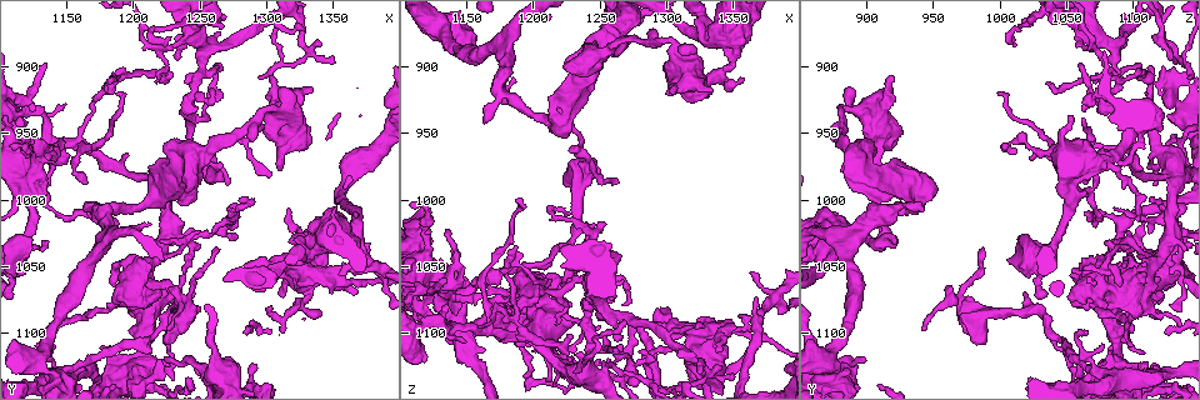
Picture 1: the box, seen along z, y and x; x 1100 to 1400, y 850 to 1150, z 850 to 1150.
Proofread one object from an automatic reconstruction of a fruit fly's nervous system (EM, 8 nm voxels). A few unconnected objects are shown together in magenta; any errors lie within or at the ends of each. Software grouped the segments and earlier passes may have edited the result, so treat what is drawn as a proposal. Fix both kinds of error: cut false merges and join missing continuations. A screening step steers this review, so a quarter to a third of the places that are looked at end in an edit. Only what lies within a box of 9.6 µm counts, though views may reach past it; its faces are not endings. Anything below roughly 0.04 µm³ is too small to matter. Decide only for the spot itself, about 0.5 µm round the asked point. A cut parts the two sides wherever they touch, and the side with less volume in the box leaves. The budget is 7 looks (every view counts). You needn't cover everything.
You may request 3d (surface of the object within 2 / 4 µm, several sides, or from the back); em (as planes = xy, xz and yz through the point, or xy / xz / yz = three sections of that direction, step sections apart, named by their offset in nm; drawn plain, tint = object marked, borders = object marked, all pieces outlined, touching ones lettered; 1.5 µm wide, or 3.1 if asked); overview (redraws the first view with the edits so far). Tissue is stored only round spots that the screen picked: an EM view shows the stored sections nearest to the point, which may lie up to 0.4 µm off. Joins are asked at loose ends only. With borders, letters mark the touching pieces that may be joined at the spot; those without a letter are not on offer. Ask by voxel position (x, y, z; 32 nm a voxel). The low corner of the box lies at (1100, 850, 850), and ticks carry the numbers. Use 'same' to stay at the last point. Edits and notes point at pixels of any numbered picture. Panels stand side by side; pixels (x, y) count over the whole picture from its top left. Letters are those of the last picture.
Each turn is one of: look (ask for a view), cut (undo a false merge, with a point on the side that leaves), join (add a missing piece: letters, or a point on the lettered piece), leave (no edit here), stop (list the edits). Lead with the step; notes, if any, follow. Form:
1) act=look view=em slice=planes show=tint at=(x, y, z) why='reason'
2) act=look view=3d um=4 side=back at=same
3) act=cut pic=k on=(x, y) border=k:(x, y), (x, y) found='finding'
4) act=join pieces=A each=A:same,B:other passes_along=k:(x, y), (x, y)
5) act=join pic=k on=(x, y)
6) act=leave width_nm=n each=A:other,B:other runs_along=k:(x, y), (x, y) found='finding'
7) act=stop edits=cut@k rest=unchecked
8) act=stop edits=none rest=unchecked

act=look view=3d um=2 at=(1224, 1094, 1036) why='abrupt turn'

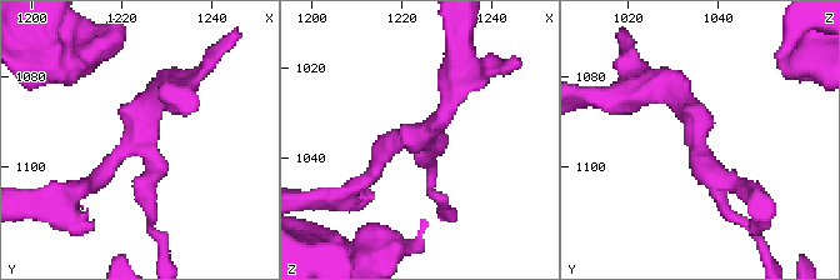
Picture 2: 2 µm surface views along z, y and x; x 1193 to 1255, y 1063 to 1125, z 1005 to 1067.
act=look view=em slice=xz step=4 show=borders at=(1224, 1095, 1035) arms=3 why='shape alone is not enough'

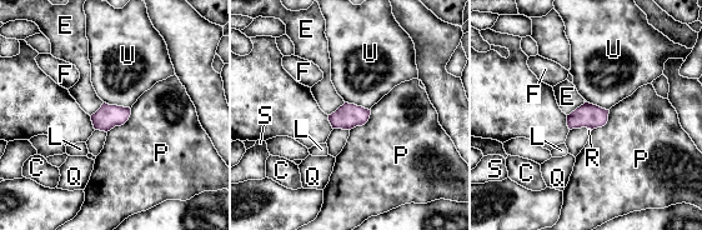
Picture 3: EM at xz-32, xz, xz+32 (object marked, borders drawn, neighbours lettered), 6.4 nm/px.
act=leave each=C:other,E:other,F:other,L:other,P:other,Q:other,R:other,S:other,U:other border=3:(591, 129), (572, 128), (570, 130) found='continuous, no second neuron'

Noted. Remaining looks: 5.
act=look view=3d um=2 at=(1160, 1132, 1126) why='thick turns thin'

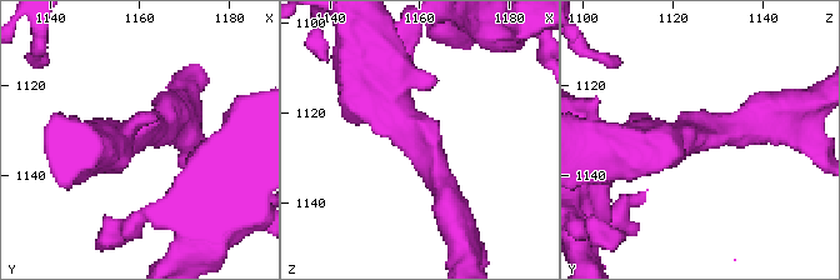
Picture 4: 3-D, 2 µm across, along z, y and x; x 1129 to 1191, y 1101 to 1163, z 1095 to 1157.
act=look view=em slice=planes show=plain at=(1161, 1131, 1128) arm_widths_nm=200,400

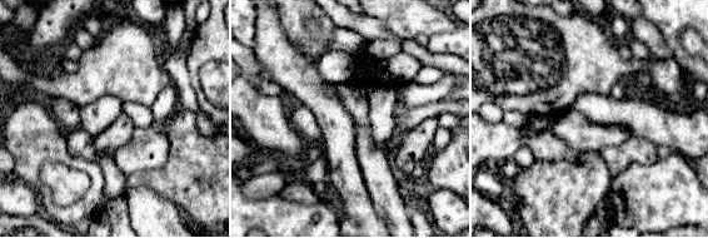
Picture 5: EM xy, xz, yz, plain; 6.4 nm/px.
act=look view=em slice=planes show=borders at=same why='what lies round it'

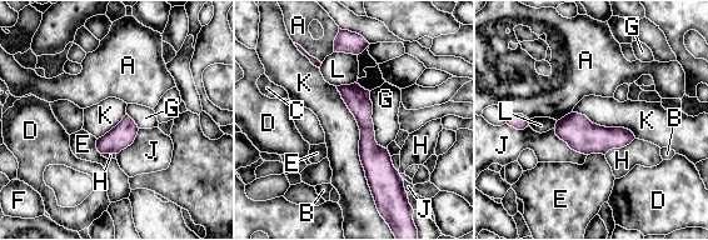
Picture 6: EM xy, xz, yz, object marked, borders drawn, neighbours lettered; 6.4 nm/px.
act=leave longest_contact=K:800nm each=A:other,B:other,C:other,D:other,E:other,F:other,G:other,H:other,J:other,K:other,L:other runs_along=6:(343, 88), (363, 110), (374, 190) found='continuous, no second neuron'

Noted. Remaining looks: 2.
act=look view=3d um=4 at=(1362, 1052, 1056)

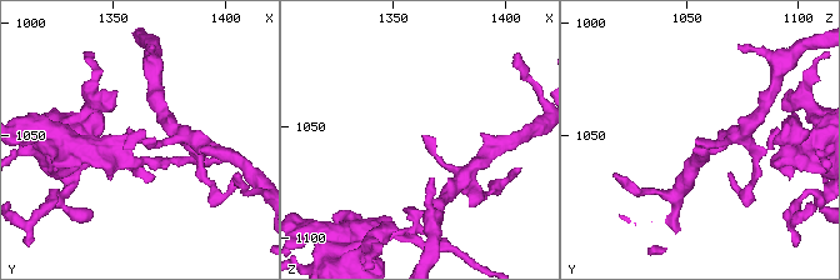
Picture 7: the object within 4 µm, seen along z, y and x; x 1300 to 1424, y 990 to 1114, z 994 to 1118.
act=look view=em slice=planes show=borders at=(1364, 1052, 1055)

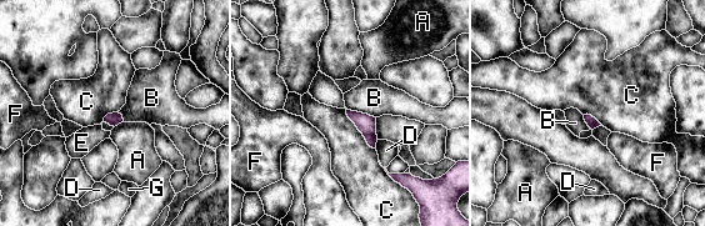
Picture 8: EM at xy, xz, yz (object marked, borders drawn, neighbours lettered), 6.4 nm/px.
act=leave each=A:other,B:other,C:other,D:other,E:other,F:other,G:other border=8:(345, 109), (346, 116), (374, 149) found='no lettered piece goes on from it'

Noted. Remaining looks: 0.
act=stop edits=none rest=unchecked

